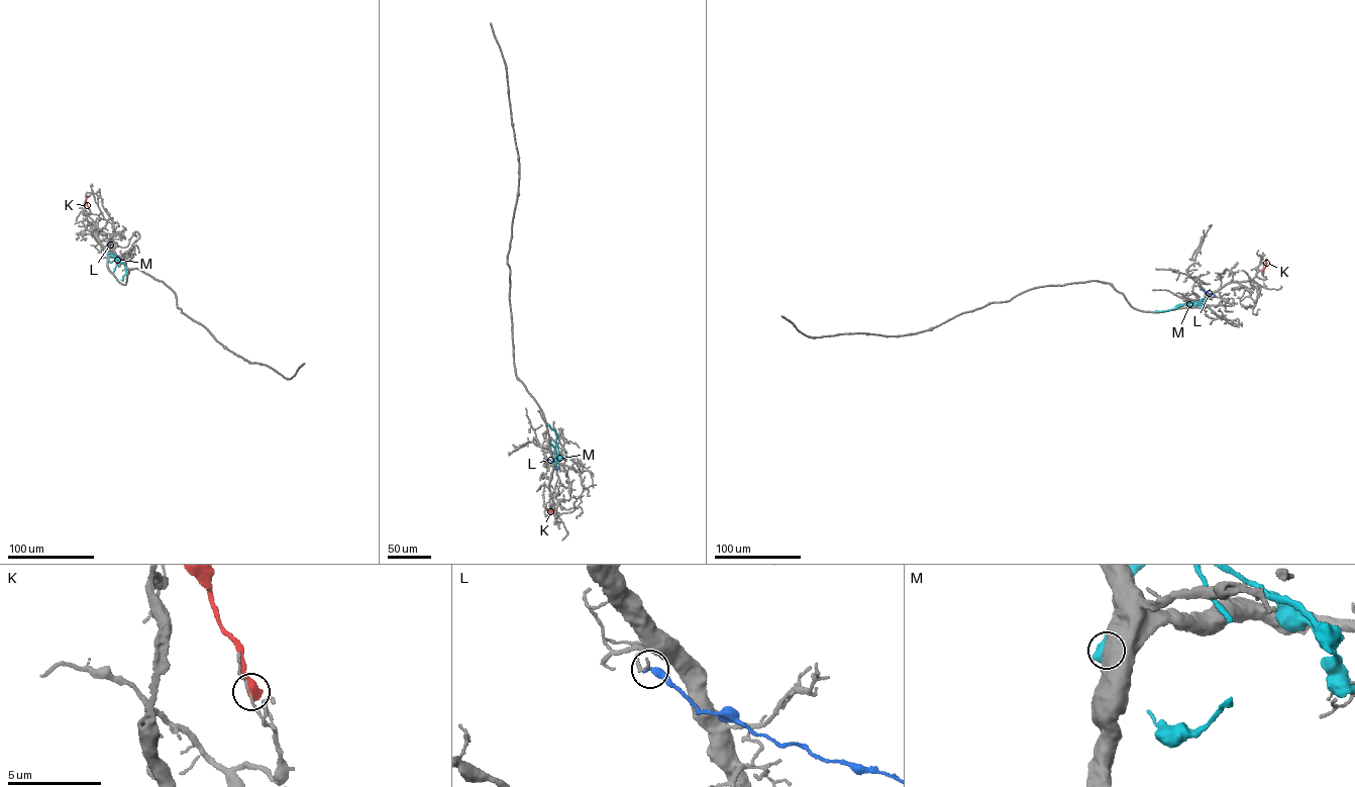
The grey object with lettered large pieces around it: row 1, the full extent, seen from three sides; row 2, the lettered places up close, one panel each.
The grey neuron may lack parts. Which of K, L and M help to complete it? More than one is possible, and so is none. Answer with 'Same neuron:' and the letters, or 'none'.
Same neuron: none

